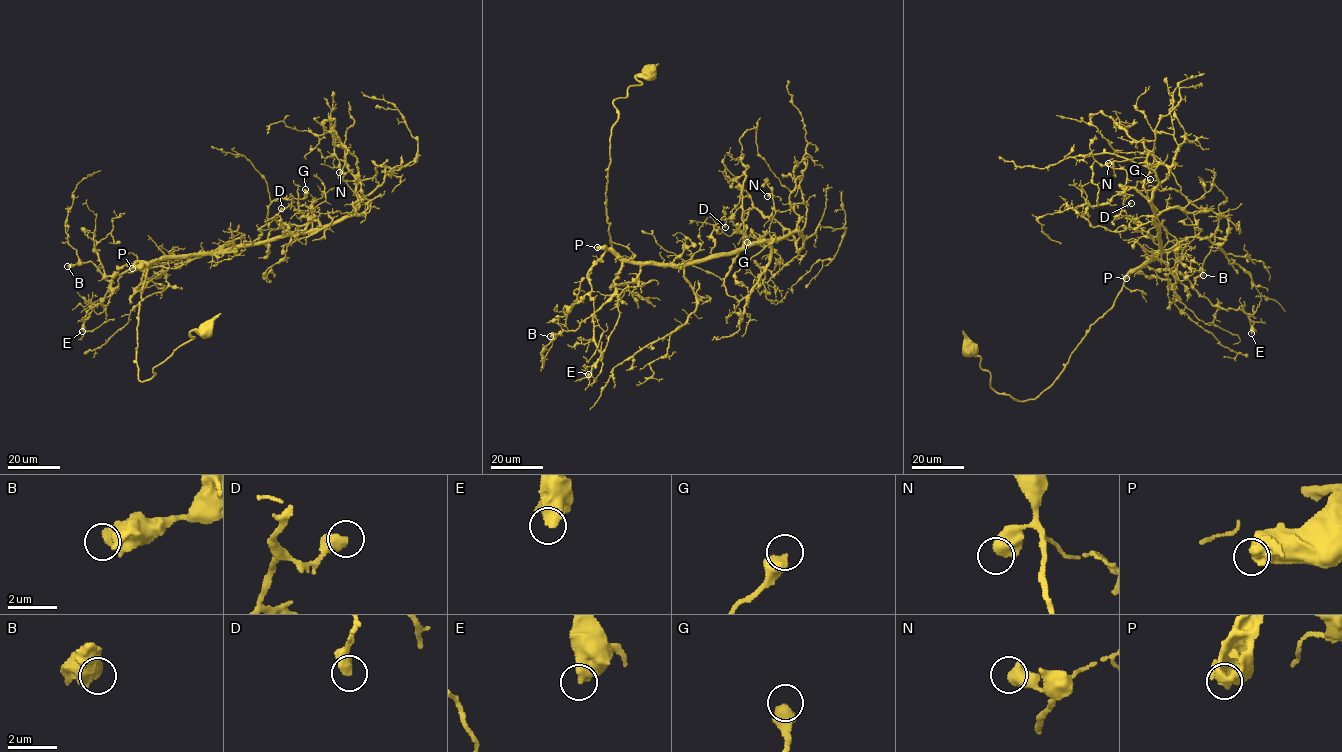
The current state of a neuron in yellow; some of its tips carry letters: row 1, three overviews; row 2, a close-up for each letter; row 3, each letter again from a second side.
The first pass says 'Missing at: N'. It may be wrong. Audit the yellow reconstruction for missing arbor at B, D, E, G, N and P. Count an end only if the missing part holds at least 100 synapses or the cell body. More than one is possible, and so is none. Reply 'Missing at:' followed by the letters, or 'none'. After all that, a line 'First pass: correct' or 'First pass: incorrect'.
Missing at: P
First pass: incorrect

